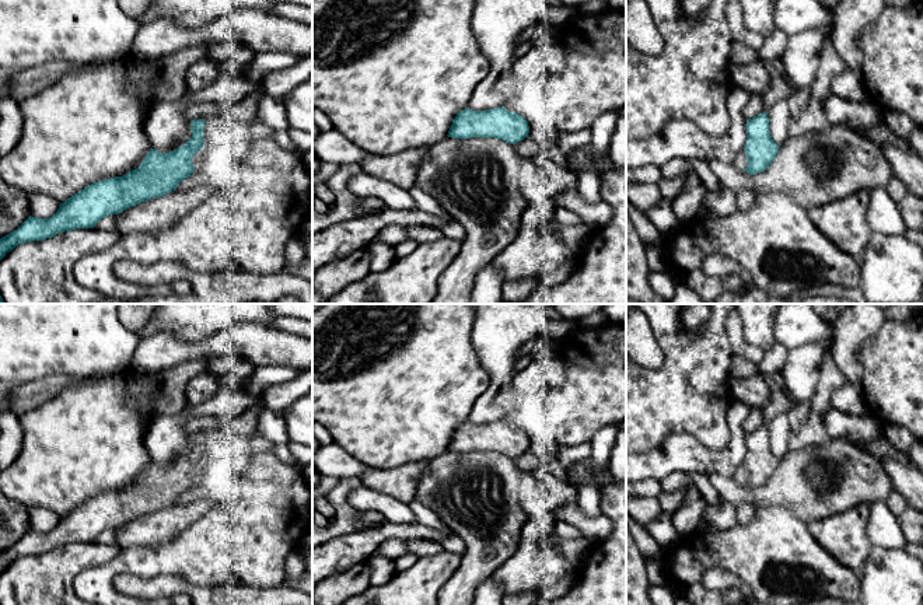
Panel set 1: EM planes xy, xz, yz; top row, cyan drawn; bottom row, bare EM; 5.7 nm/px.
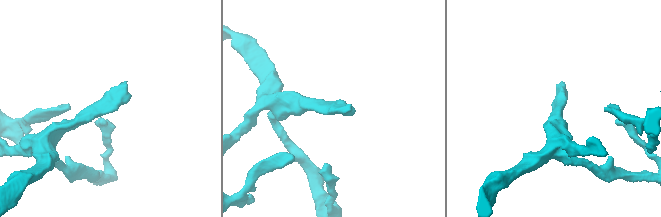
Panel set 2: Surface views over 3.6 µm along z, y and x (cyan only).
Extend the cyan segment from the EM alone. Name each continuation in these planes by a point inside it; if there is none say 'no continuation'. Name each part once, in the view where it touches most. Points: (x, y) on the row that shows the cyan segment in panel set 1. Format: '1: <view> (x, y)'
1: xy (214, 128)

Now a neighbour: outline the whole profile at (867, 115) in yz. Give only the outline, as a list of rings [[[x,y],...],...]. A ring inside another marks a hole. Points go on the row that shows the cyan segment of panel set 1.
[[[831,94],[825,102],[825,115],[831,126],[845,125],[863,132],[868,140],[878,146],[896,146],[912,150],[909,140],[894,134],[884,122],[885,109],[874,99],[850,101]]]

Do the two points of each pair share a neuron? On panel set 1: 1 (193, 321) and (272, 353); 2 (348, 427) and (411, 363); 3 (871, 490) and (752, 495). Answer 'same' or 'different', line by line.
1: different
2: same
3: same

